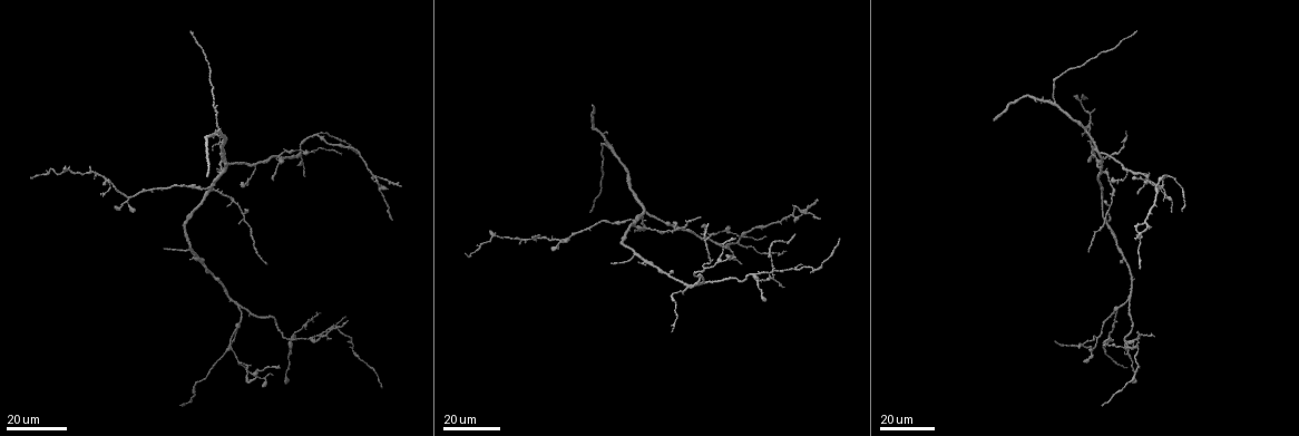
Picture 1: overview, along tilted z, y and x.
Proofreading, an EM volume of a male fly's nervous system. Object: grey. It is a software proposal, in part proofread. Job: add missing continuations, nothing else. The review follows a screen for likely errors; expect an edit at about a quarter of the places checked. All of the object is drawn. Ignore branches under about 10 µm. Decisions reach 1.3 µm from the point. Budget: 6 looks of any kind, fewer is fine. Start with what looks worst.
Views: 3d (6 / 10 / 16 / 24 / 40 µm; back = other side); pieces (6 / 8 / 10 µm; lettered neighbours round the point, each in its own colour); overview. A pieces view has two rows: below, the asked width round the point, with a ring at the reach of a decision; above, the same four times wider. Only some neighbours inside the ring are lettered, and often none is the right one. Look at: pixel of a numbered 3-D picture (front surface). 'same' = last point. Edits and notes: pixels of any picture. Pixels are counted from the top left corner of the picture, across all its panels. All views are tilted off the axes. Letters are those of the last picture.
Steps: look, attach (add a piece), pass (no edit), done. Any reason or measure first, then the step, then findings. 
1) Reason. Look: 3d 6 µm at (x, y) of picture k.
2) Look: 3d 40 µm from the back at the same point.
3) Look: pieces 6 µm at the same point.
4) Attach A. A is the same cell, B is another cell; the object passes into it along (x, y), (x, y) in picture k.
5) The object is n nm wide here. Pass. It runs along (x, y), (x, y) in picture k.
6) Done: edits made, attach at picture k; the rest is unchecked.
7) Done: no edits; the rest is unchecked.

End of a long branch. Look: 3d 24 µm at (588, 211) of picture 1.

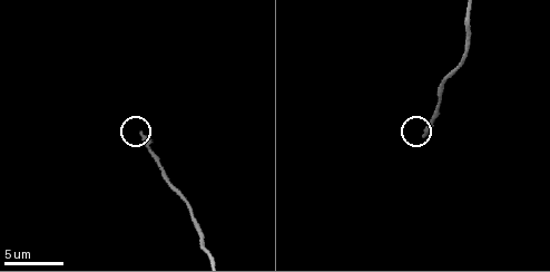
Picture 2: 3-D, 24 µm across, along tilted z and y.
Closer look. Look: 3d 6 µm at (140, 136) of picture 2.

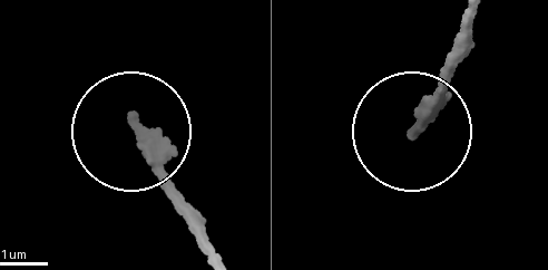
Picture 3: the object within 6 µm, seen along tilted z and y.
See the neighbours. Look: pieces 6 µm at (418, 130) of picture 3.

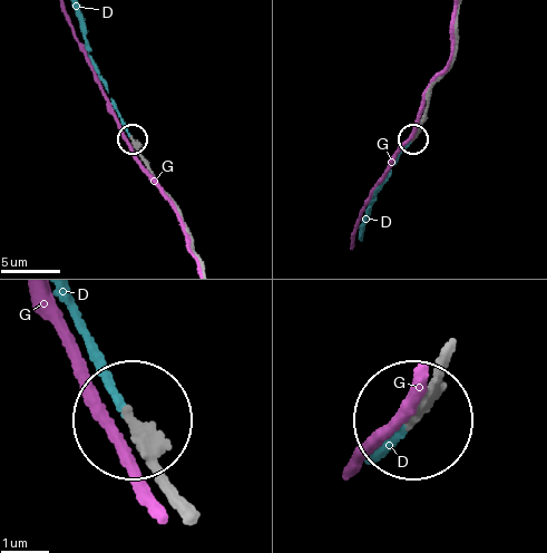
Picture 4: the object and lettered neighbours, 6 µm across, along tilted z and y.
Attach D. D is the same cell, G is another cell; the object passes into it along (183, 517), (75, 304) in picture 4; it goes on there.

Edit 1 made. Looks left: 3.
An open end. Look: 3d 24 µm at (593, 107) of picture 1.

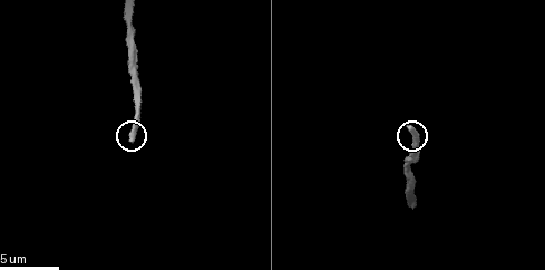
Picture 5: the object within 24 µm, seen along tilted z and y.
See the neighbours. Look: pieces 6 µm at (131, 140) of picture 5.

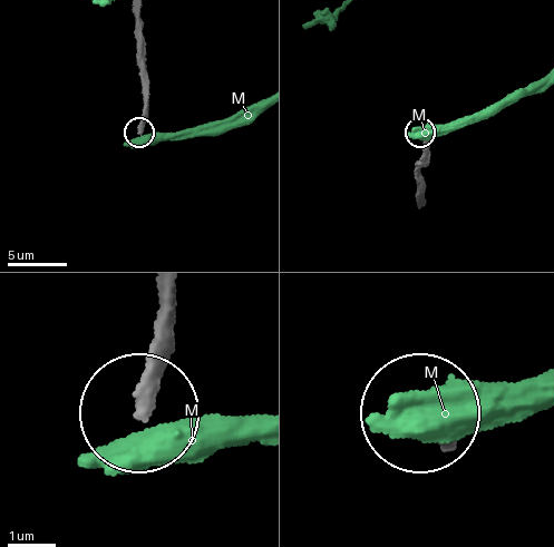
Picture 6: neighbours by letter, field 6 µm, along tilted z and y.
Pass. M is another cell; it runs along (139, 12), (147, 105), (139, 132) in picture 6; no lettered piece goes on from it.

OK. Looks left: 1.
Done: edits made, attach at picture 4; the rest is unchecked.

